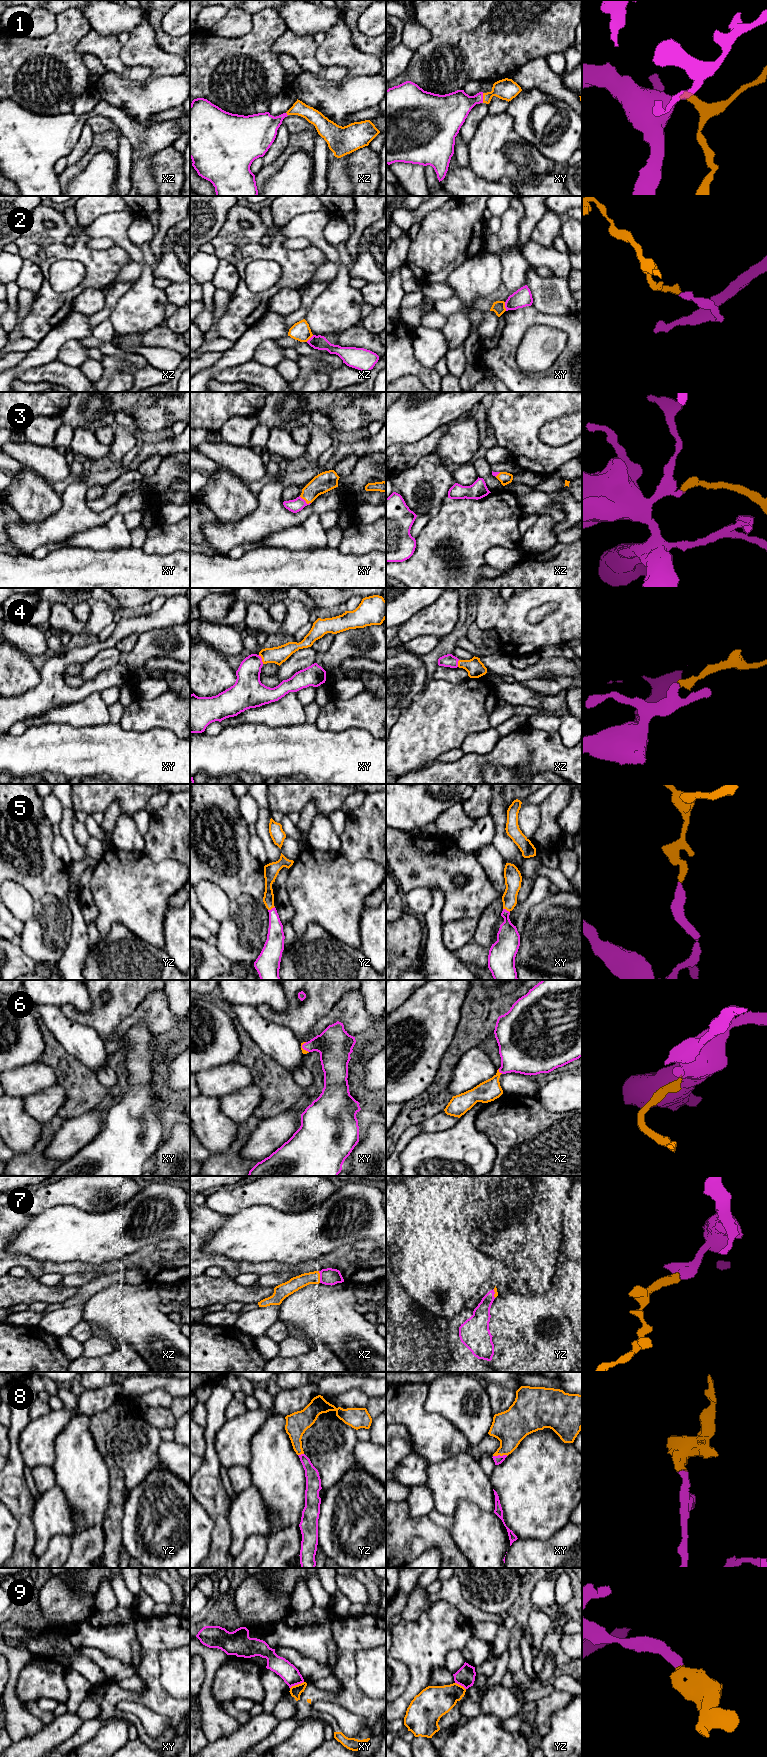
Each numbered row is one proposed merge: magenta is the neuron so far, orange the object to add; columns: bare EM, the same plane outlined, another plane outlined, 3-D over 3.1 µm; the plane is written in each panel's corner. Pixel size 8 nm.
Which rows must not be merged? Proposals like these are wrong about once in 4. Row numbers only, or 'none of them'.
2, 9

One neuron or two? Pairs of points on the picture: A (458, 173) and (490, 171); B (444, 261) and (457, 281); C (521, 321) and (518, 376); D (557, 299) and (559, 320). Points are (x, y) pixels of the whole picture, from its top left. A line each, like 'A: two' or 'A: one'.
A: two
B: two
C: one
D: two

